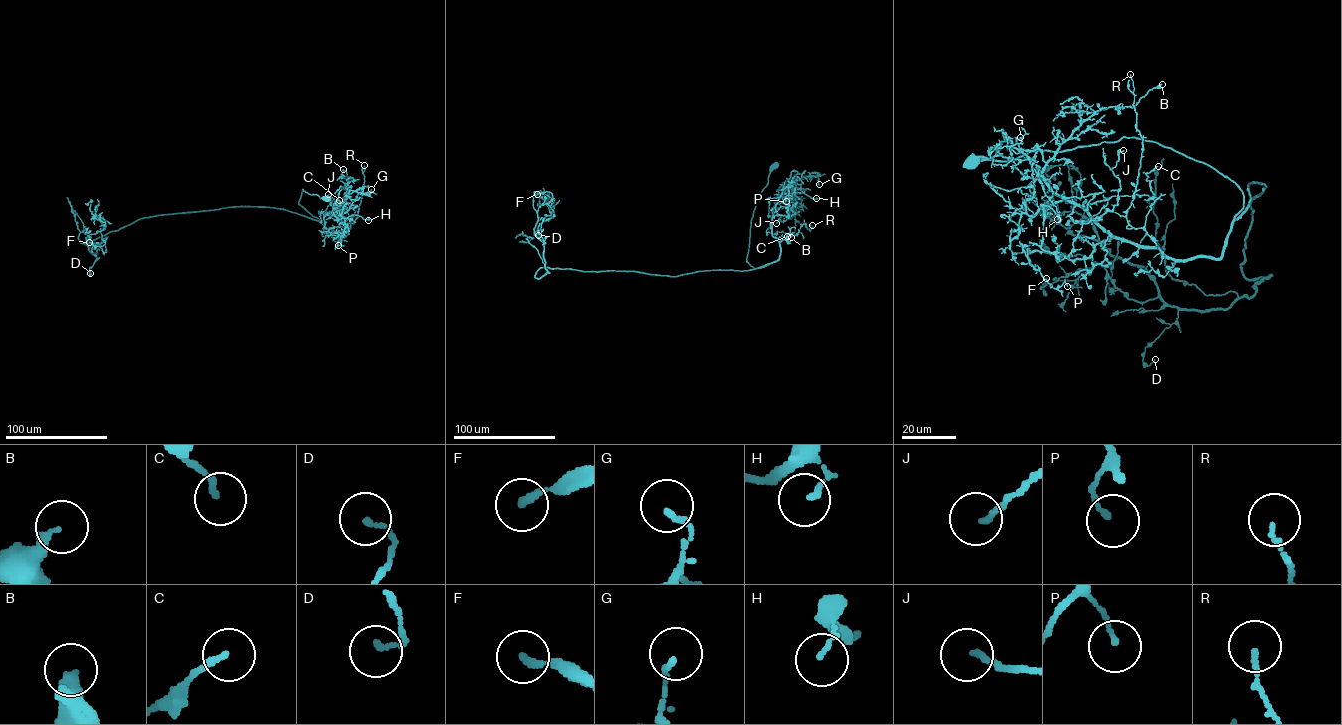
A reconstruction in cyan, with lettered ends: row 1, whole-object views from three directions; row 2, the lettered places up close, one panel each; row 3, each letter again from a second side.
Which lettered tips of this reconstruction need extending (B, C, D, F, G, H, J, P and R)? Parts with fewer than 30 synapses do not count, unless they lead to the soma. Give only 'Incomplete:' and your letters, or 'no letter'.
Incomplete: no letter

